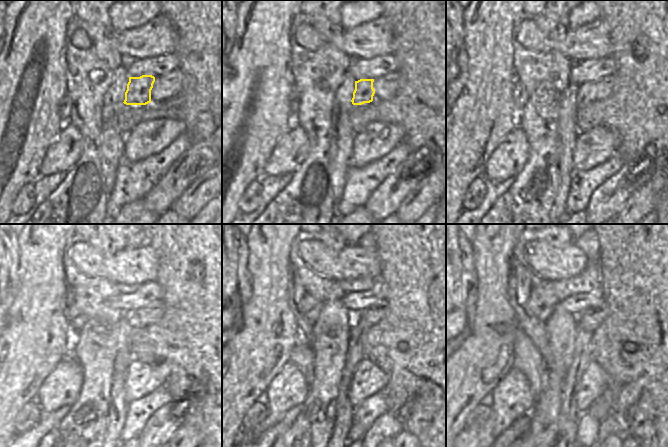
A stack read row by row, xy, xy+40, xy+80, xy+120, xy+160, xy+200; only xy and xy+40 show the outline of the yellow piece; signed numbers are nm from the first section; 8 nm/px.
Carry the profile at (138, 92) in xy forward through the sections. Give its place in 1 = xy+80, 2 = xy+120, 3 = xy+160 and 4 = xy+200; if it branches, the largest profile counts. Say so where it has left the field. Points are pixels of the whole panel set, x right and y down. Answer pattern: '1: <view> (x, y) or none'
1: xy+80 (586, 94)
2: xy+120 (134, 318)
3: xy+160 (354, 355)
4: xy+200 (582, 357)

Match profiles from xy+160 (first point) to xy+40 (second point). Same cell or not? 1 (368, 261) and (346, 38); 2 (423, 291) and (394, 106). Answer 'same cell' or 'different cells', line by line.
1: same cell
2: same cell

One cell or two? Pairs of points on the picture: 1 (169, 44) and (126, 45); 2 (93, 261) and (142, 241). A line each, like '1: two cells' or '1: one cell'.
1: one cell
2: two cells

